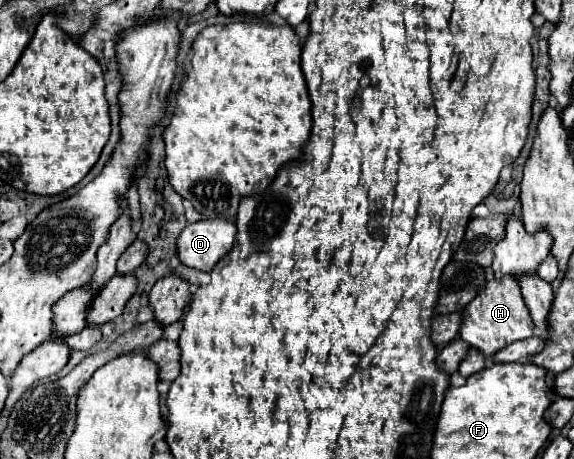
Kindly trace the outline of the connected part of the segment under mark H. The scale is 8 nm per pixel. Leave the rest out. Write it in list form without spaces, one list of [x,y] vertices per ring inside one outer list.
[[[491,278],[483,284],[483,290],[469,302],[469,306],[463,308],[463,320],[459,328],[459,336],[469,344],[479,348],[483,354],[495,354],[503,346],[525,340],[533,336],[535,324],[531,322],[531,314],[527,310],[527,304],[523,302],[523,294],[519,290],[519,284],[515,278],[503,278],[503,282]]]

